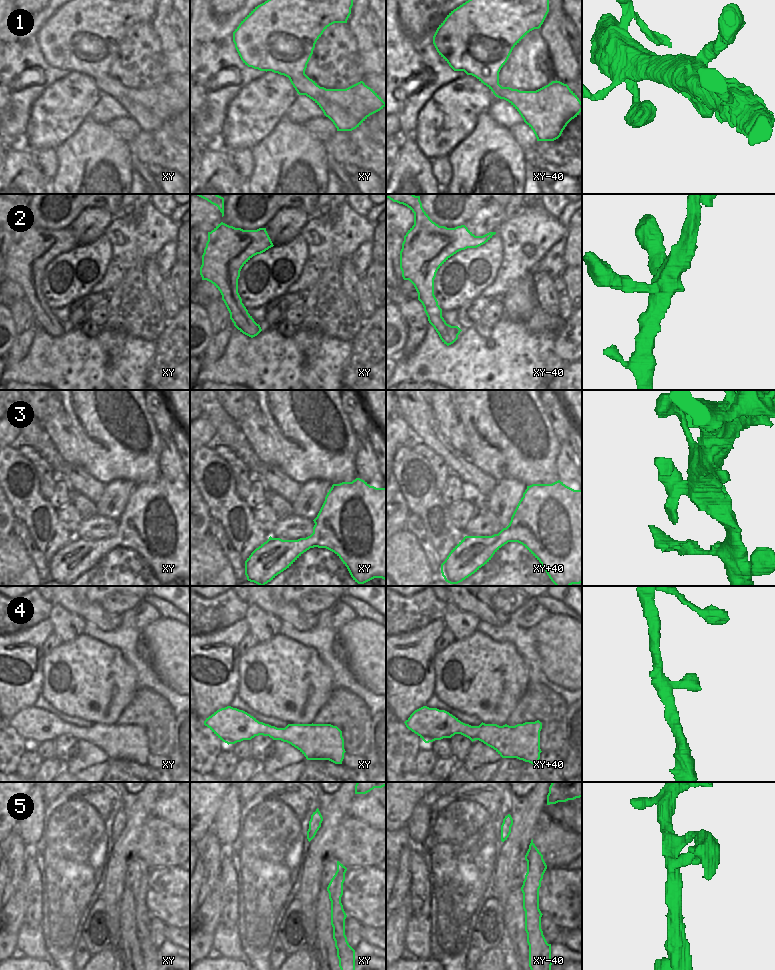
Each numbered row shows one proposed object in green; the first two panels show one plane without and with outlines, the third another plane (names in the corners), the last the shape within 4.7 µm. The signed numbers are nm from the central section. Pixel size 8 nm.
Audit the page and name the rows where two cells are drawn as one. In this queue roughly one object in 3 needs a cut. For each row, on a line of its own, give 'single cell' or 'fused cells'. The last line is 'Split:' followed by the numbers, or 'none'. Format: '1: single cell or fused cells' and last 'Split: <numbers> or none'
1: single cell
2: single cell
3: single cell
4: single cell
5: single cell
Split: none

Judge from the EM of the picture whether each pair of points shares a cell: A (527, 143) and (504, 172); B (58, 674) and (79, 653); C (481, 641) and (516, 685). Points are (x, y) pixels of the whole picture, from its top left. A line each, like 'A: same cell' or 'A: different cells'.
A: different cells
B: same cell
C: same cell

